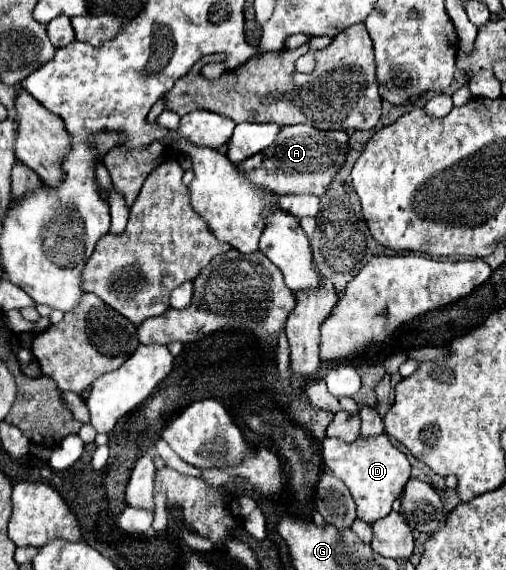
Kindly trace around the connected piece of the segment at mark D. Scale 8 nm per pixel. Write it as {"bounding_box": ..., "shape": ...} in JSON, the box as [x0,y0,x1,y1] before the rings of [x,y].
{"bounding_box":[322,434,410,524],"shape":[[[386,434],[358,438],[356,442],[340,442],[338,438],[324,438],[322,458],[326,468],[348,486],[356,502],[358,518],[368,524],[376,522],[378,518],[386,516],[392,510],[392,502],[400,498],[410,478],[408,458],[388,440]]]}

